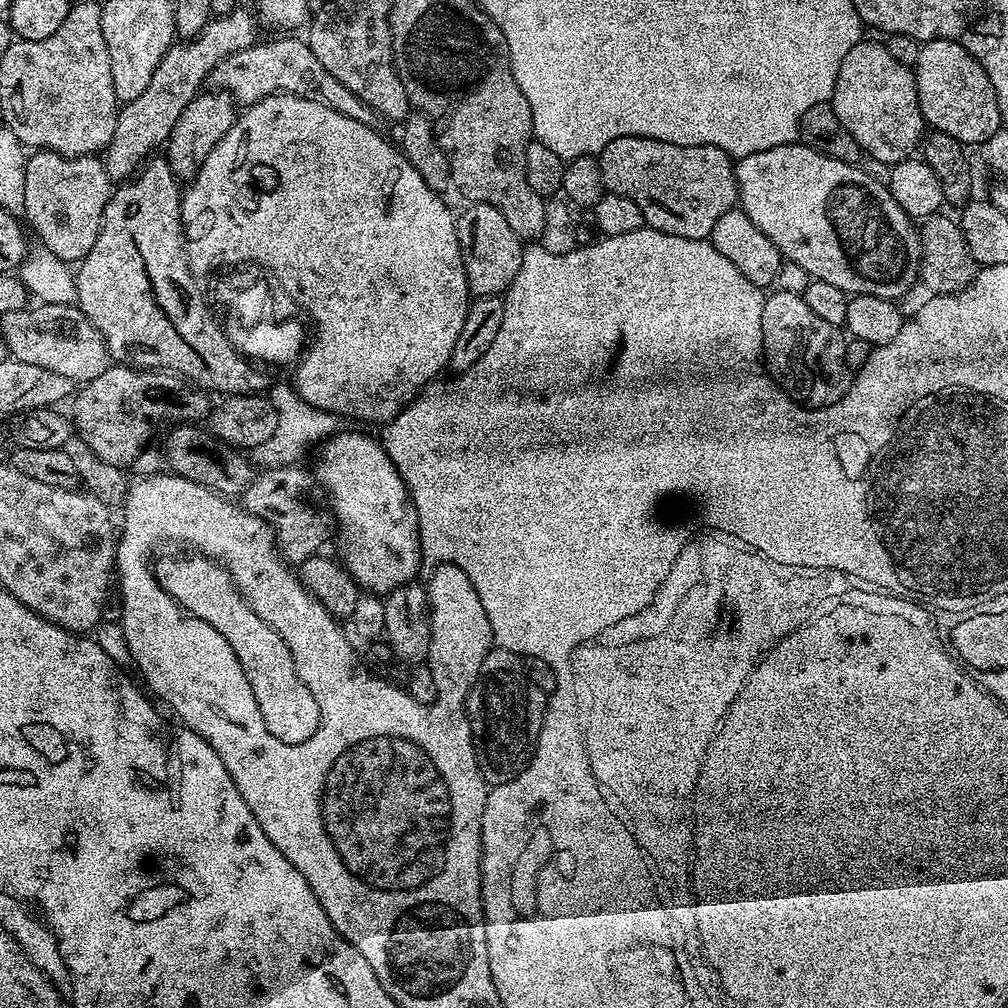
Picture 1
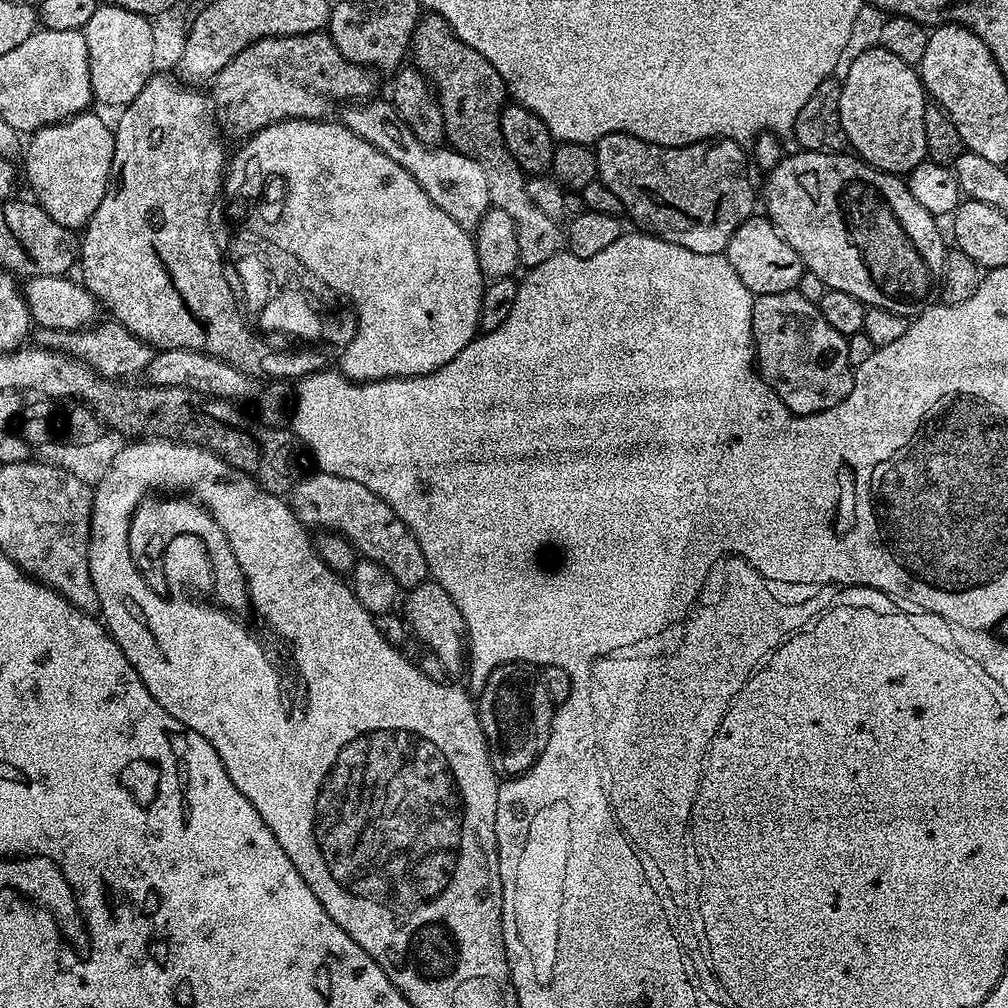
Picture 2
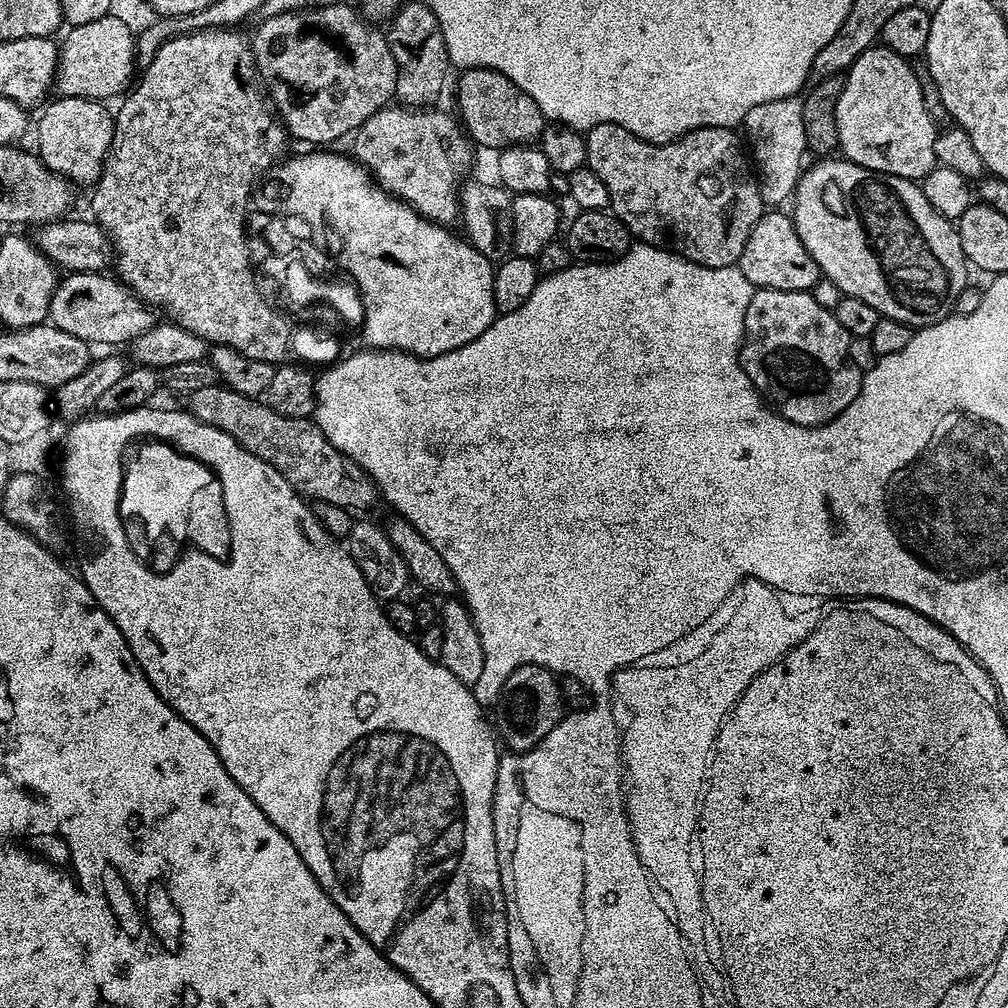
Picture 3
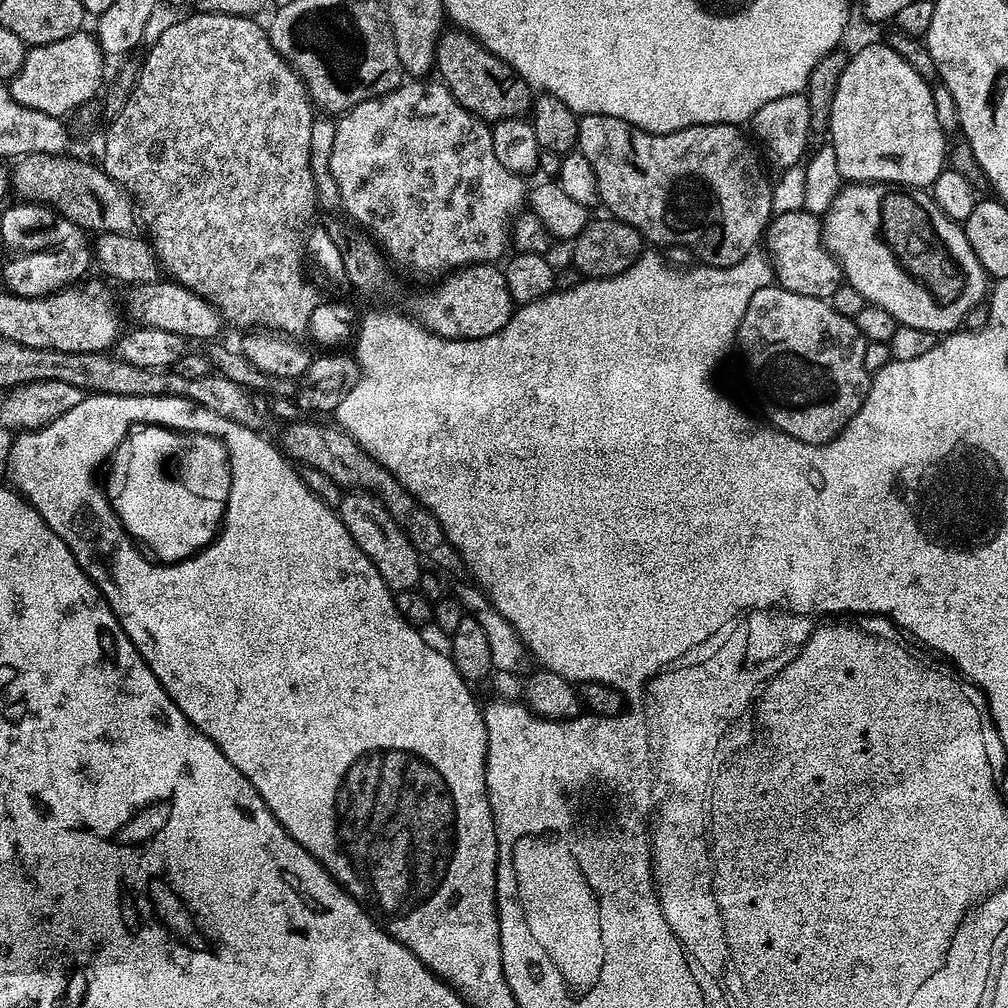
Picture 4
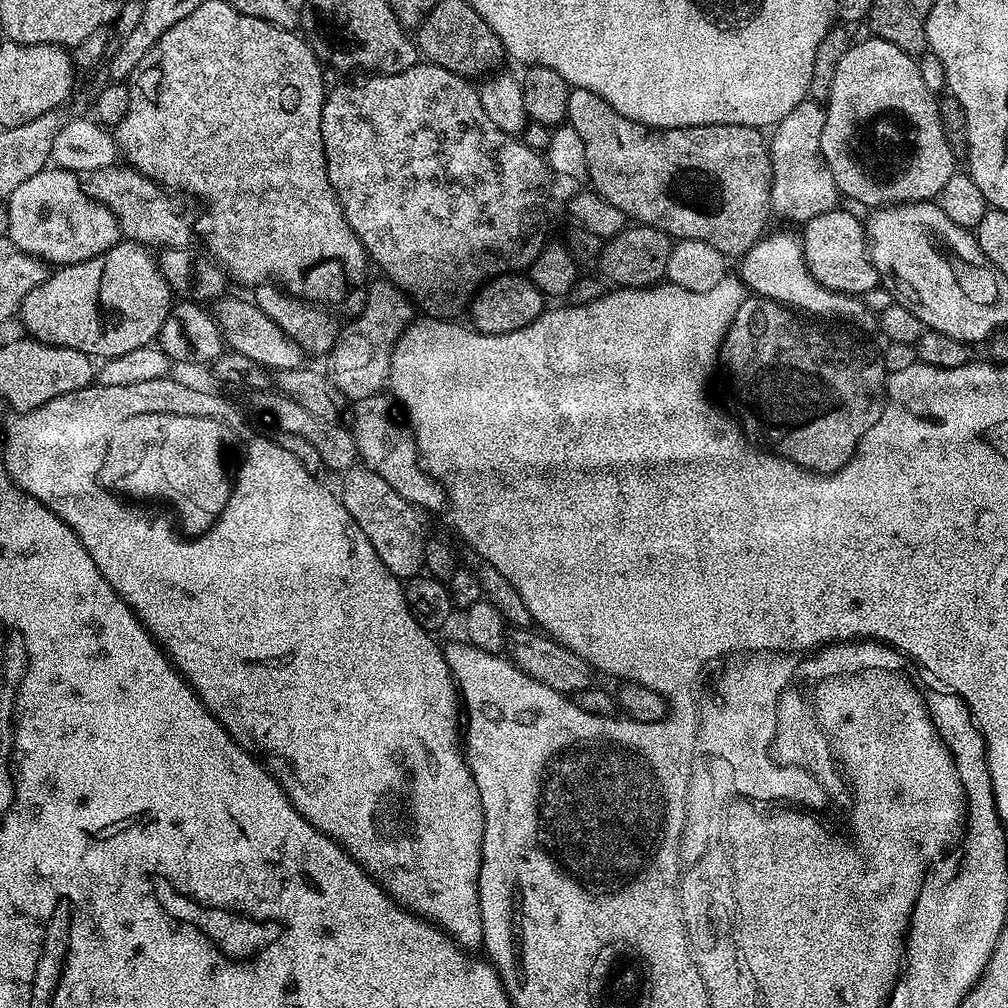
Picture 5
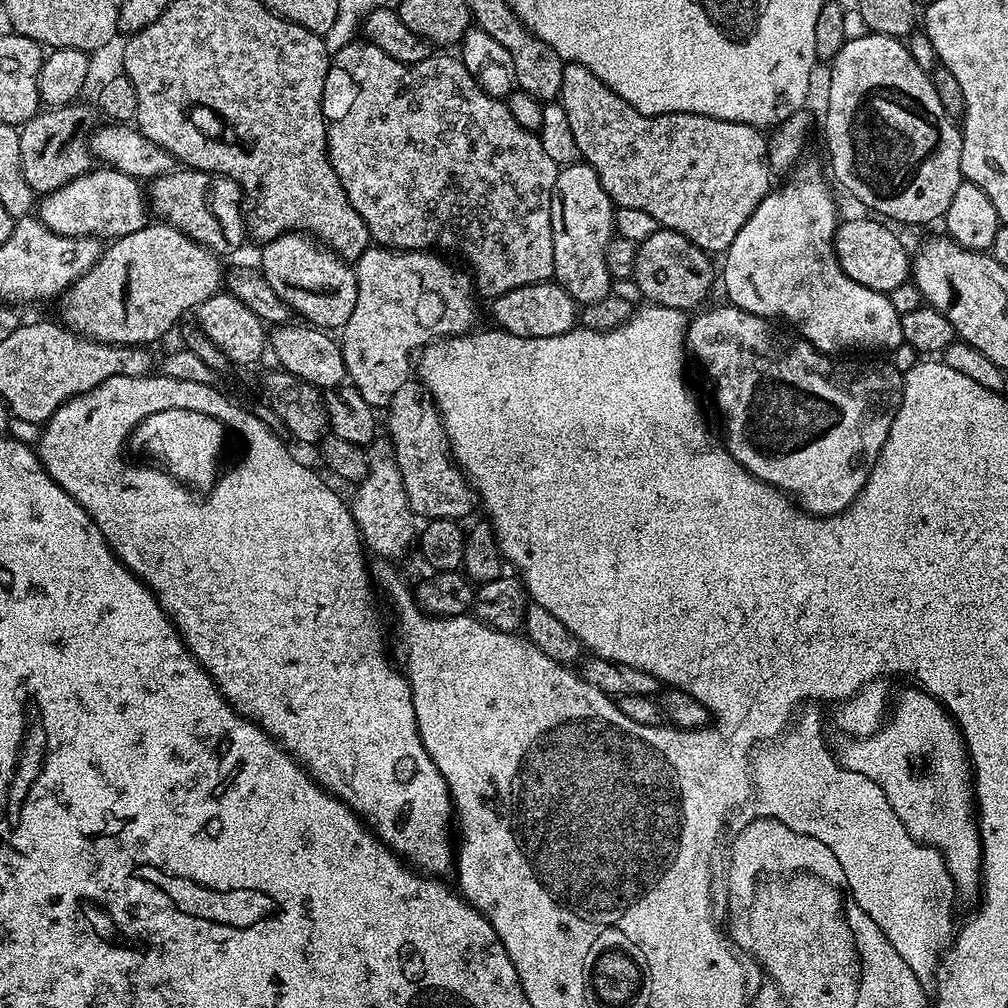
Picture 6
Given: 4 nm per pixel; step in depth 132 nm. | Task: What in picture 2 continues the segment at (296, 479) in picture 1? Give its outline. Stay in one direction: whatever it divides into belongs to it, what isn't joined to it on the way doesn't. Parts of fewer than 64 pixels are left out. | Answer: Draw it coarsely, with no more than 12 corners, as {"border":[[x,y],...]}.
{"border":[[313,471],[290,489],[309,530],[344,536],[411,590],[418,538],[362,482]]}

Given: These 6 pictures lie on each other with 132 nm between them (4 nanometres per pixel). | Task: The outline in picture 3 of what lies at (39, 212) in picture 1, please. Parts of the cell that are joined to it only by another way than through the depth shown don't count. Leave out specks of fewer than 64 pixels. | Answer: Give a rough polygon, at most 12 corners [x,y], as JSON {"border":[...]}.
{"border":[[60,96],[40,116],[40,161],[73,185],[104,173],[109,105]]}

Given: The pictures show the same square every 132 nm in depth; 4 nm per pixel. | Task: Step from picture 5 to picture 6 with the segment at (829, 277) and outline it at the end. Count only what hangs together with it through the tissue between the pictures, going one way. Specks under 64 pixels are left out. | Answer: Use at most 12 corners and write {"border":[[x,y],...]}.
{"border":[[887,223],[837,227],[836,257],[854,282],[889,293],[909,283],[910,252]]}

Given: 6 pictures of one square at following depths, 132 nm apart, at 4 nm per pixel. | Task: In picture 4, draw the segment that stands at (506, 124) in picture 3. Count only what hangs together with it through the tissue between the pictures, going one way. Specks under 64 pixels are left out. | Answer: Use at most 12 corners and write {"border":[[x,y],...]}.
{"border":[[448,30],[434,68],[485,122],[523,117],[534,92],[469,32]]}

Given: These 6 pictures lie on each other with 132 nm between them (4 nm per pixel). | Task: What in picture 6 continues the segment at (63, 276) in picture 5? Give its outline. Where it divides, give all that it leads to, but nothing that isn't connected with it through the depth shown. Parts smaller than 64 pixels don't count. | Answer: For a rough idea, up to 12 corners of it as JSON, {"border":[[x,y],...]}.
{"border":[[173,224],[111,241],[59,323],[152,346],[221,291],[221,257]]}

